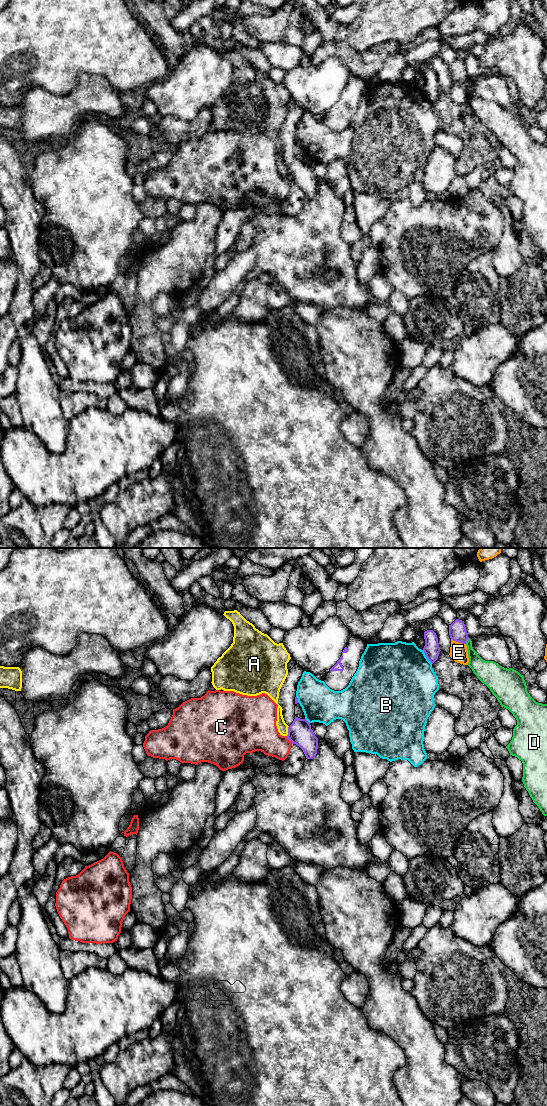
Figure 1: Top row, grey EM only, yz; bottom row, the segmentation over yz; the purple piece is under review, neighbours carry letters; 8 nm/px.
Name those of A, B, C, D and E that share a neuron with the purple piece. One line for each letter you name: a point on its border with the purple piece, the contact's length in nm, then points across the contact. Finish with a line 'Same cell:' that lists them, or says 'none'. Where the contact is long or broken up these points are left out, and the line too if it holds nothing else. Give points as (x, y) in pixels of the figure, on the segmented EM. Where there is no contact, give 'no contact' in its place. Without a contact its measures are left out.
Same cell: none

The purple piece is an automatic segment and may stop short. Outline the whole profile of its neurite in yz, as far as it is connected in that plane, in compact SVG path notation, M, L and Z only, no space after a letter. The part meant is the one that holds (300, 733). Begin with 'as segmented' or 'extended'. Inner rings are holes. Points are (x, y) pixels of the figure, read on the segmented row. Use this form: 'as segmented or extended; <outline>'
as segmented; M295 716L293 723L288 727L288 735L286 737L292 744L296 744L303 750L307 759L313 759L316 756L318 738L306 719L300 719Z

